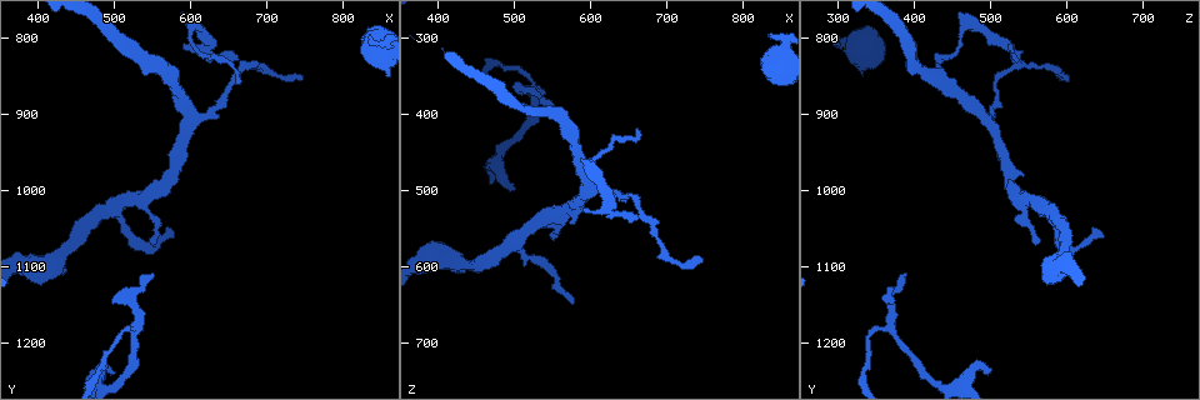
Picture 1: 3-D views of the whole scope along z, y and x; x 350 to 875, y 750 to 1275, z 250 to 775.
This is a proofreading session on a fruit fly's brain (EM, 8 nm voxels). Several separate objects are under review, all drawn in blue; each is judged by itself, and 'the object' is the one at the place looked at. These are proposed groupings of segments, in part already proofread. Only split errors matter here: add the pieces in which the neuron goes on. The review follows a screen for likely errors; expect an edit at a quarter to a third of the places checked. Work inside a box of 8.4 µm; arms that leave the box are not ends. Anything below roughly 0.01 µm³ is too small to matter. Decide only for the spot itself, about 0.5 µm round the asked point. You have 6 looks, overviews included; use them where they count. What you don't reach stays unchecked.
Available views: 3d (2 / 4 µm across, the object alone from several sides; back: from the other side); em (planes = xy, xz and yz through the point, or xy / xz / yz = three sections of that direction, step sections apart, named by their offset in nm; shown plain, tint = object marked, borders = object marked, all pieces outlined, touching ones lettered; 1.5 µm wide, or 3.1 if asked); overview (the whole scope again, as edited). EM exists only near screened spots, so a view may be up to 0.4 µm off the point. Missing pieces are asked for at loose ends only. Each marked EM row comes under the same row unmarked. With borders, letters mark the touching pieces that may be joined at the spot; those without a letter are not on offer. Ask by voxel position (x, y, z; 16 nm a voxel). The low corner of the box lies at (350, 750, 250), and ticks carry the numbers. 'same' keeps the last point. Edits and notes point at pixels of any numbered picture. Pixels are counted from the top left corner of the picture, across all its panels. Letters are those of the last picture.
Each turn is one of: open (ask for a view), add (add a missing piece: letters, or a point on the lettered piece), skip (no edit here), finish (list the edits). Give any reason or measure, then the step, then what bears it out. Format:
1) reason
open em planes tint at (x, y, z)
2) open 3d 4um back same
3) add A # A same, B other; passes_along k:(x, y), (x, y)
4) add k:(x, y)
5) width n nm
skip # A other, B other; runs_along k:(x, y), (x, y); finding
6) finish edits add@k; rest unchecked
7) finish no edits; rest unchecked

thin end
open em planes borders at (550, 1105, 390)

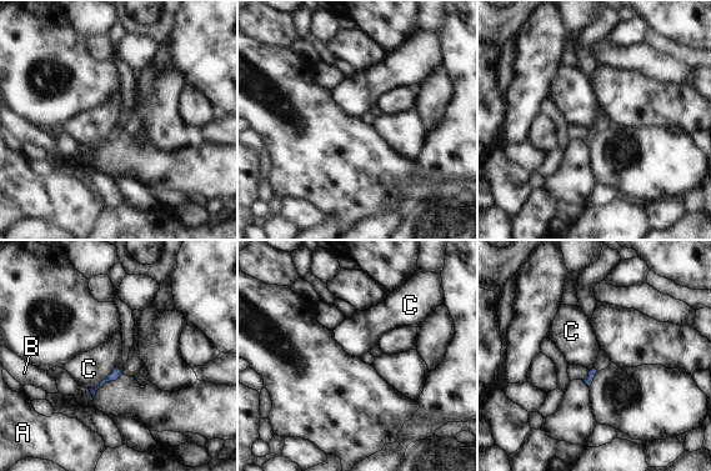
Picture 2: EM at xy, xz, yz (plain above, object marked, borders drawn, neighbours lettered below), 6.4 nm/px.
skip # A other, B other, C other; none of them fits

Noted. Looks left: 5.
an open end
open em planes borders at (560, 1070, 560)

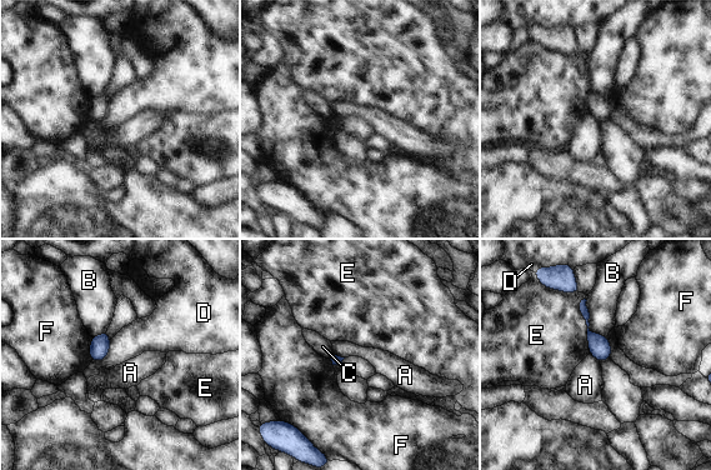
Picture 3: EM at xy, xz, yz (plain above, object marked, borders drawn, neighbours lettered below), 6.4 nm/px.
skip # A other, B other, C other, D other, E other, F other; border 3:(110, 340), (110, 351), (91, 361); no lettered piece goes on from it

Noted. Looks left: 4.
branch stops here
open em planes borders at (660, 860, 420)

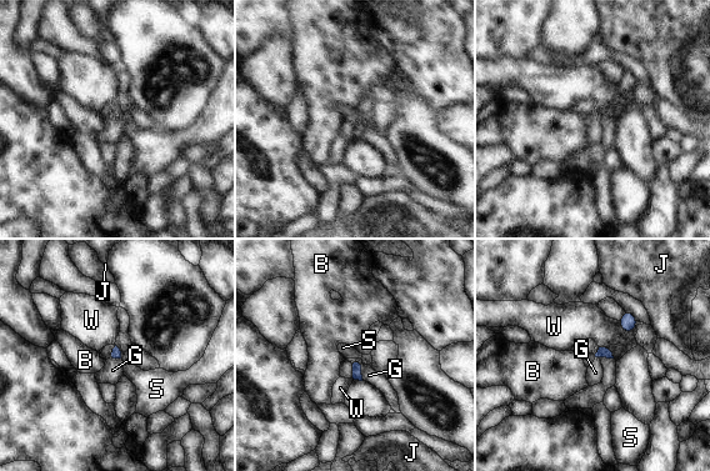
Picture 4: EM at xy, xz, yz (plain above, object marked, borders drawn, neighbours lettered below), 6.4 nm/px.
skip # B other, G other, J other, S other, W other; border 4:(354, 361), (360, 365), (363, 379); none of them fits

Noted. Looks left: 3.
finish no edits; rest unchecked

